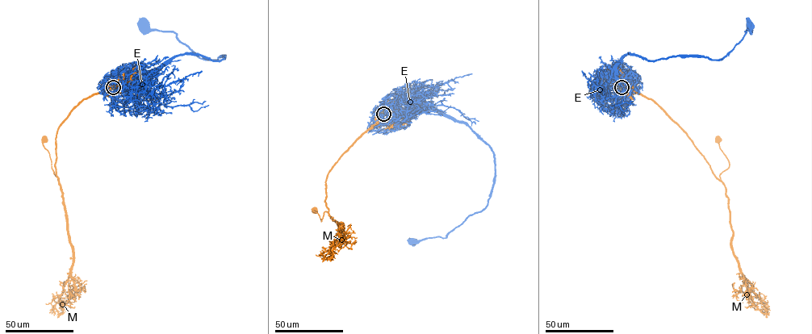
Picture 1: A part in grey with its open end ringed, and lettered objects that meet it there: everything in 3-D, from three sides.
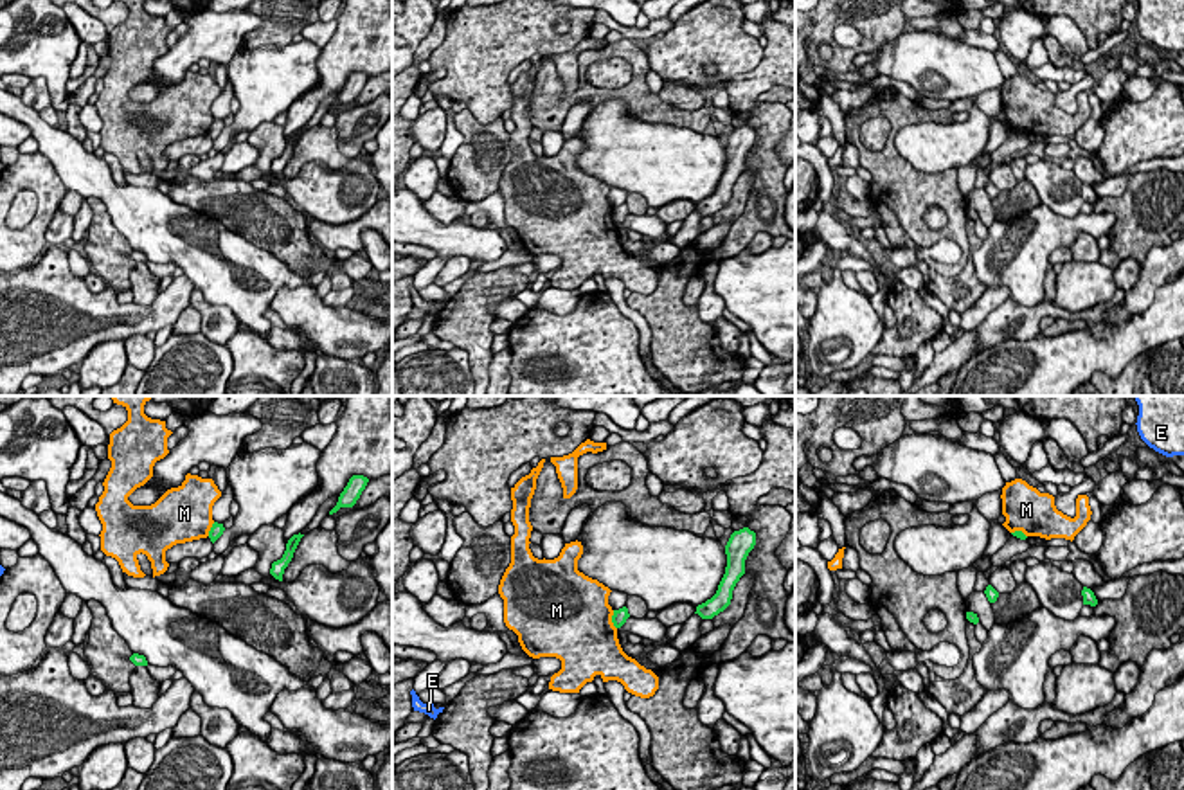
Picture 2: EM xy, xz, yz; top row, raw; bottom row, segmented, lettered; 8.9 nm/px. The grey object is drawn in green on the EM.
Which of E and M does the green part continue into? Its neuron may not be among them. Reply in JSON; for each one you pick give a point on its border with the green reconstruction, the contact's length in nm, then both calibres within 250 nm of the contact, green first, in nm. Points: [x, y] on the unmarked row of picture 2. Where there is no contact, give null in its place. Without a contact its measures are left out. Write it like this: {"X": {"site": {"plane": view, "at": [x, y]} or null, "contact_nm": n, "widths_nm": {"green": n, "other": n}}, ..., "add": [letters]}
{"E": {"site": null}, "add": ["E"]}

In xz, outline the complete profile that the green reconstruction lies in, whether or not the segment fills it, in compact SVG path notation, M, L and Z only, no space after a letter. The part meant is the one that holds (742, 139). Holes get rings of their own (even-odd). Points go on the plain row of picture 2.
M749 124L734 128L725 142L727 164L725 171L718 182L716 191L705 200L696 203L696 209L702 216L713 216L723 209L732 196L732 187L740 175L745 171L745 157L756 142L756 130Z

